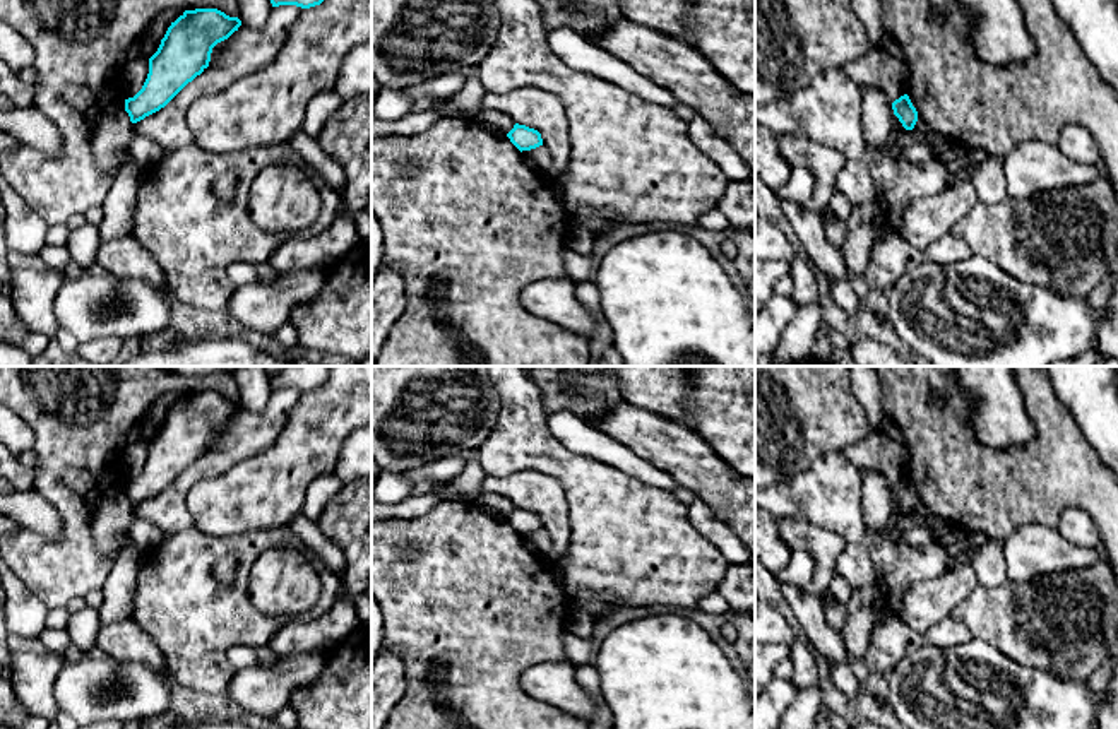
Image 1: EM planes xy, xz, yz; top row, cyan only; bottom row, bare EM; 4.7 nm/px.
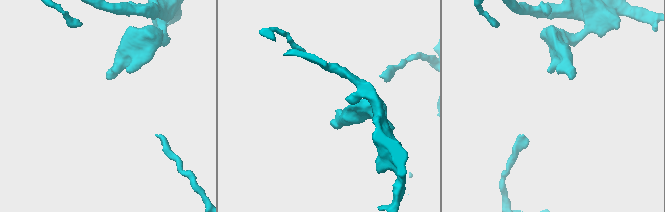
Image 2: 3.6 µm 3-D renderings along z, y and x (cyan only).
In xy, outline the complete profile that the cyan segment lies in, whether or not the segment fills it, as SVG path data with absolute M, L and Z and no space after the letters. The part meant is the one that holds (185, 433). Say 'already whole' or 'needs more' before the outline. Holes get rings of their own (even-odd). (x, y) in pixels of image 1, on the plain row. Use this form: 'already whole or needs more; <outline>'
already whole; M217 392L185 394L168 411L158 435L149 442L142 472L125 483L132 507L164 491L211 445L212 431L228 423L241 404Z

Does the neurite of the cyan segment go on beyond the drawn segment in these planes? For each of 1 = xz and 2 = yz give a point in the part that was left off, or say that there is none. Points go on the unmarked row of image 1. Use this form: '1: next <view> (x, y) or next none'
1: next none
2: next none

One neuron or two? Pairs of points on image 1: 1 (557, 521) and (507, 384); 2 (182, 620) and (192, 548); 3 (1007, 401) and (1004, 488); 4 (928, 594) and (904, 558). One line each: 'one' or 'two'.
1: two
2: one
3: two
4: two

